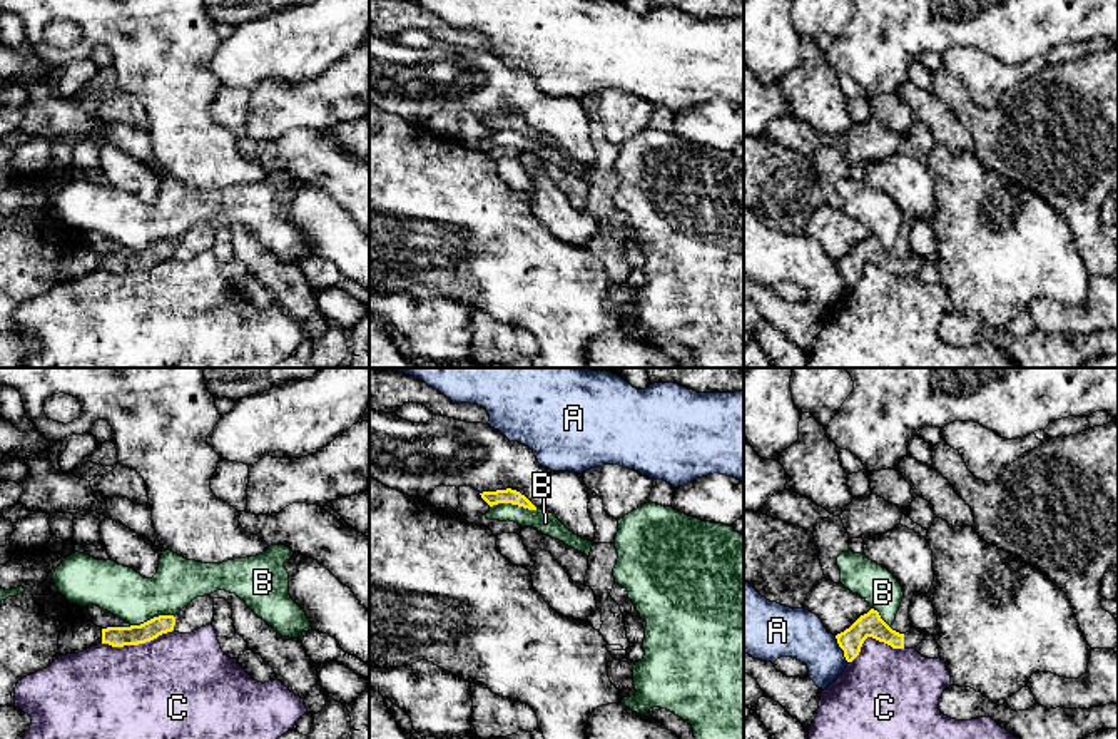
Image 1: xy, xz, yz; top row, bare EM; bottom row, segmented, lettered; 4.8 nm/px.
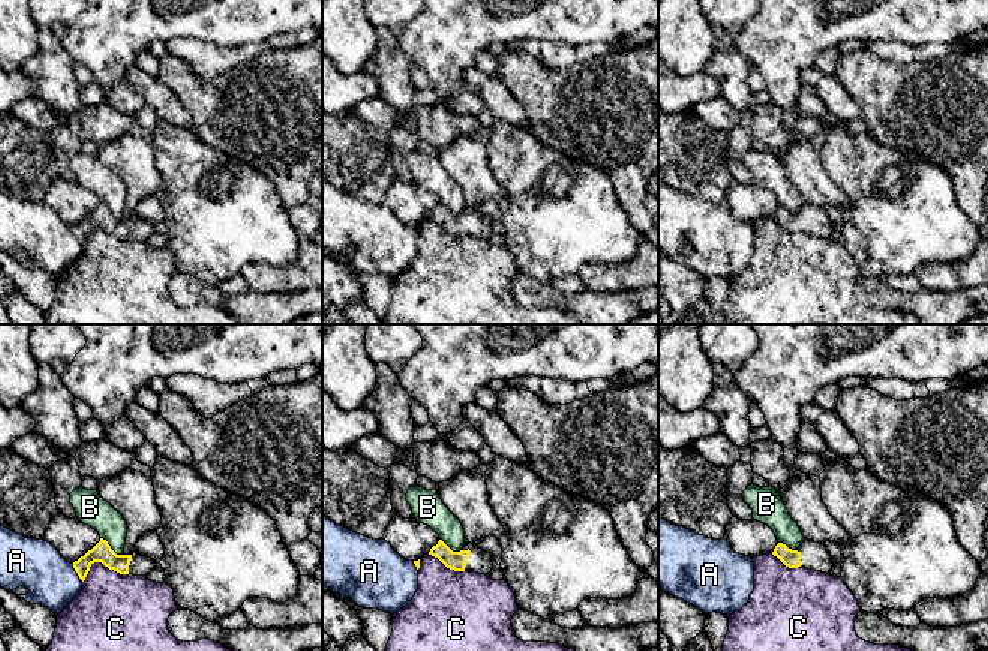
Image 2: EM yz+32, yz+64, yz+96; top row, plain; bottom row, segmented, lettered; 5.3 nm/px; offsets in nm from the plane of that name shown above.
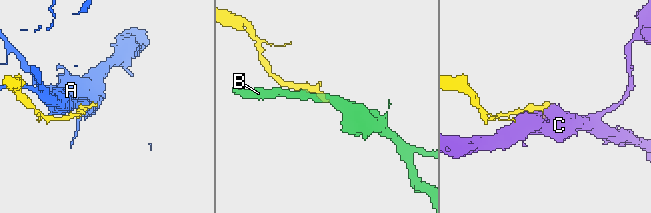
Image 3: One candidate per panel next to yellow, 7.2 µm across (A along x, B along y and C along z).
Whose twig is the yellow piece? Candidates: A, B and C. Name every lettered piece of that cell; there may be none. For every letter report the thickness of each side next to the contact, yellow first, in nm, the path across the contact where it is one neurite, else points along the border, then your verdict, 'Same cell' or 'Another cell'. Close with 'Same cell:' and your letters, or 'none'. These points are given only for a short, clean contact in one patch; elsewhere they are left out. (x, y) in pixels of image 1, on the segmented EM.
A: Thickness 120 nm (yellow) against 240 nm. Boundary: yz (834, 636), (848, 662). Another cell
B: Thickness 70 nm (yellow) against 110 nm. Boundary: xz (490, 505), (517, 504), (537, 509). Another cell
C: Thickness 100 nm (yellow) against 480 nm. Another cell
Same cell: none

